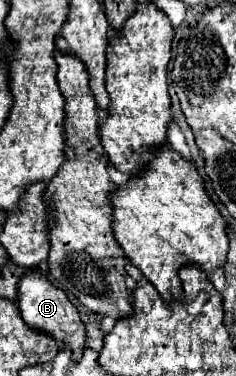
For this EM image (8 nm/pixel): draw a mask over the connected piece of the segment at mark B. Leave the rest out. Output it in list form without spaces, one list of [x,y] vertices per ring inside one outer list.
[[[38,268],[28,270],[20,282],[18,282],[18,308],[24,318],[24,322],[30,328],[42,330],[52,334],[58,342],[64,342],[68,348],[72,348],[74,360],[78,360],[86,348],[86,326],[78,314],[78,310],[72,306],[64,290],[56,288],[44,274],[40,274]]]

